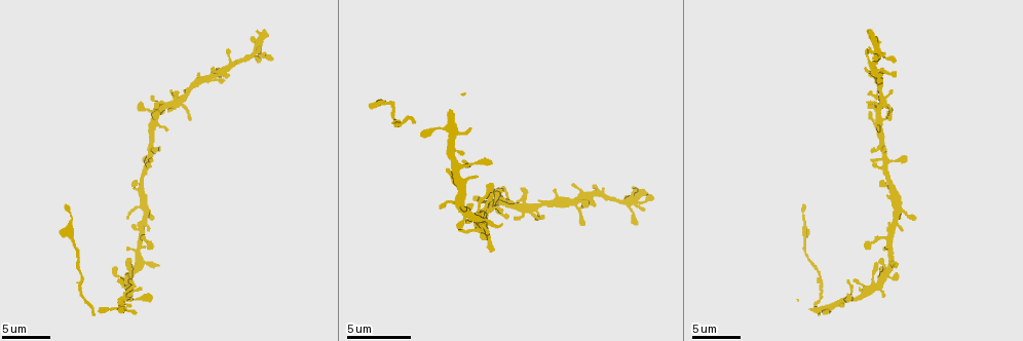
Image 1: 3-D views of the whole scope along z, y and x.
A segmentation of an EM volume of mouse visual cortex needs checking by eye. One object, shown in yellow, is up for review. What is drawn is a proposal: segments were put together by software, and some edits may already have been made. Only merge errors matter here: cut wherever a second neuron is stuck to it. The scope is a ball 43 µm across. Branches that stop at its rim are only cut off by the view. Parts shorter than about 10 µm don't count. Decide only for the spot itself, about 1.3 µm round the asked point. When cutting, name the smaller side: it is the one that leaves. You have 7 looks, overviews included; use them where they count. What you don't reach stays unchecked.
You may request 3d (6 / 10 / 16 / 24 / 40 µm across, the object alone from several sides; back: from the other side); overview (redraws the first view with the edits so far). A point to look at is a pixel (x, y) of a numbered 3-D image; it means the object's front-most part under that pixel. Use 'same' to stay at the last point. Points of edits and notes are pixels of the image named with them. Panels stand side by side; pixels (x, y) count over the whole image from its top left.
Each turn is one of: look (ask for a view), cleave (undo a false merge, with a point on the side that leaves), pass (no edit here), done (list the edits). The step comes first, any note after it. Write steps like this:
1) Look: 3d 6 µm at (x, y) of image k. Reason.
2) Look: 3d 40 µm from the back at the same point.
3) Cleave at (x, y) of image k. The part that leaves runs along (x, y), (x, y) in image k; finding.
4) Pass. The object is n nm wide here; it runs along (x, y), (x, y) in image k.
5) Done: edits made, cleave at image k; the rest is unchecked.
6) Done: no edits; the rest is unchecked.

Look: 3d 6 µm at (543, 204) of image 1. A narrow waist.

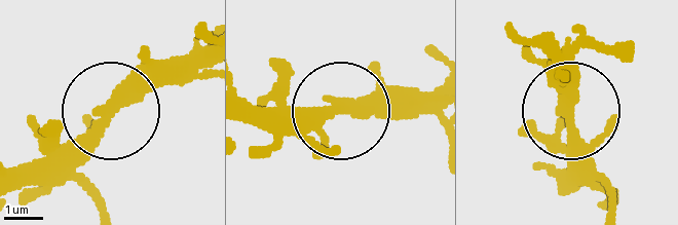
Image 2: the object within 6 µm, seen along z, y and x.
Pass. 3 arms meet here; it runs along (242, 110), (425, 110) in image 2; one neuron here.

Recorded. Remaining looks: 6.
Look: 3d 16 µm at (142, 231) of image 1. Four or more arms meet.

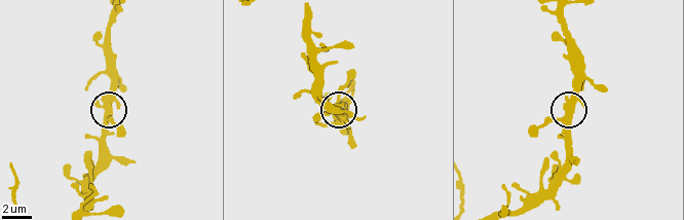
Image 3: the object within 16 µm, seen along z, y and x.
Look: 3d 16 µm from the back at (569, 110) of image 3. Other side.

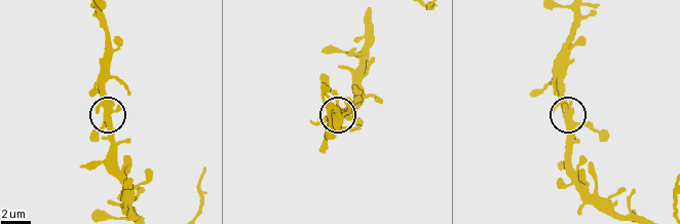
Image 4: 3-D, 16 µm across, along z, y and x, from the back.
Pass. The object is 390 nm wide here; it runs along (563, 116), (569, 109), (562, 69) in image 4; one neuron here.

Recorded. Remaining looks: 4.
Look: 3d 6 µm at (141, 188) of image 1. Calibre changes.

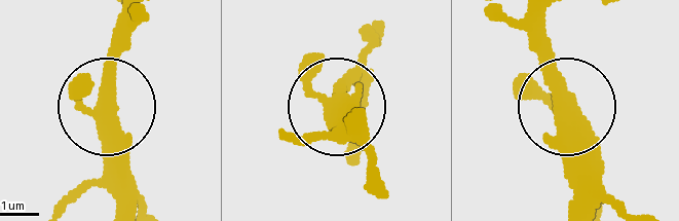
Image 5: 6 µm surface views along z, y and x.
Pass. 3 arms meet here; it runs along (121, 198), (111, 101), (121, 12) in image 5; continuous, no second neuron.

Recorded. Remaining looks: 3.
Done: no edits; the rest is unchecked.

